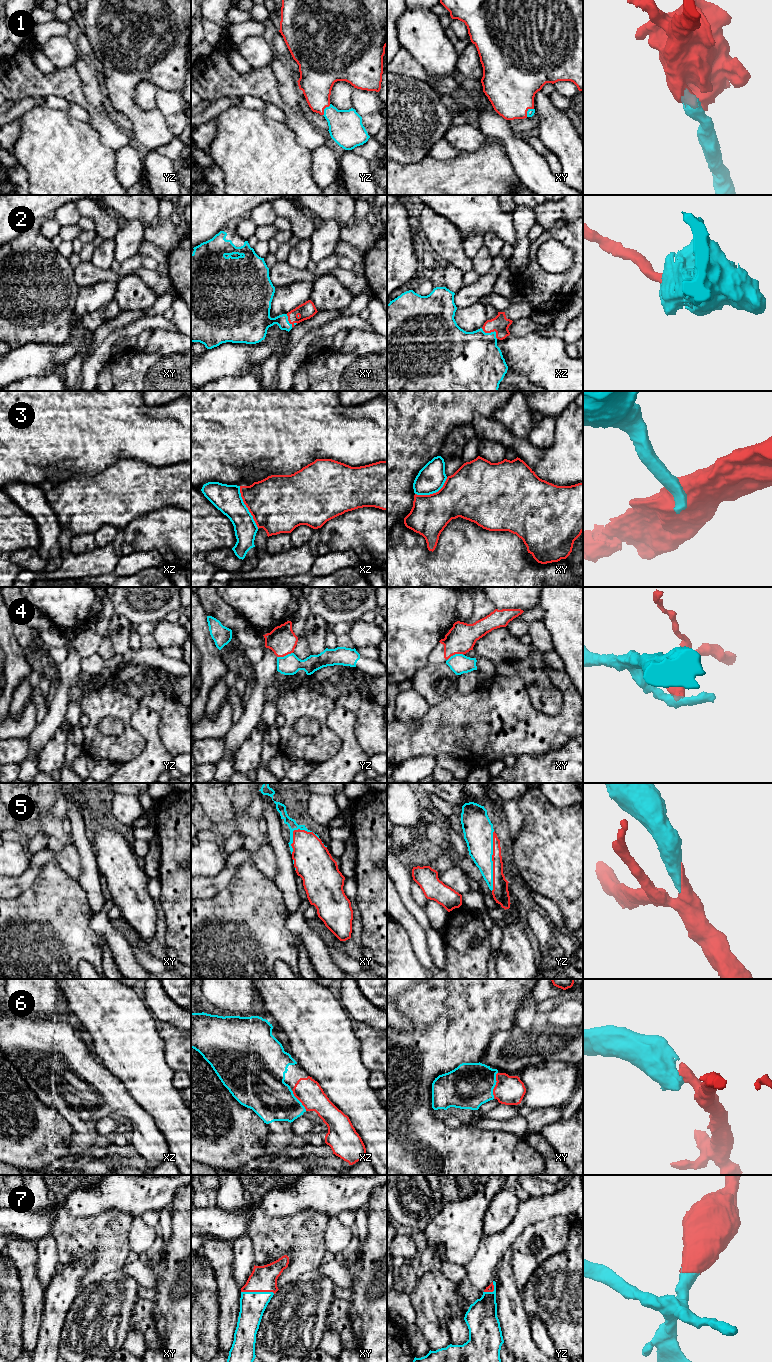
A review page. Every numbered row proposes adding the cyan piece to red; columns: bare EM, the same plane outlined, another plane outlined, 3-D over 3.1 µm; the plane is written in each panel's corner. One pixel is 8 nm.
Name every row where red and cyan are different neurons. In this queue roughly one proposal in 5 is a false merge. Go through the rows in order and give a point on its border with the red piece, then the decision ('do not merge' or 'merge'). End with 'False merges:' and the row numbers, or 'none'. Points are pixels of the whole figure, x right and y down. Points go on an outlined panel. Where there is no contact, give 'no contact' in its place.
1: contact yz (324, 108); merge
2: contact xz (491, 331); merge
3: contact xz (246, 506); do not merge
4: contact xy (455, 653); do not merge
5: contact yz (492, 860); merge
6: contact xy (495, 1085); merge
7: contact xy (258, 1291); merge
False merges: 3, 4

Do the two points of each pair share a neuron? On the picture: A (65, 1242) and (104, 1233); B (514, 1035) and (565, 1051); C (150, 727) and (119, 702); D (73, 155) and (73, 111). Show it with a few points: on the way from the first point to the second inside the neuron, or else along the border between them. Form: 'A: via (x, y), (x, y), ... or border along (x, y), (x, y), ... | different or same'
A: via (75, 1239), (79, 1236), (94, 1235) | same
B: via (527, 1046), (552, 1046) | same
C: border along (147, 706), (131, 718), (131, 724), (143, 736) | different
D: border along (65, 110), (70, 116), (87, 123) | different

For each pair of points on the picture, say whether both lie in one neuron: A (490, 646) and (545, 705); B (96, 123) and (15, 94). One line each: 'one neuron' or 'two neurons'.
A: one neuron
B: one neuron

